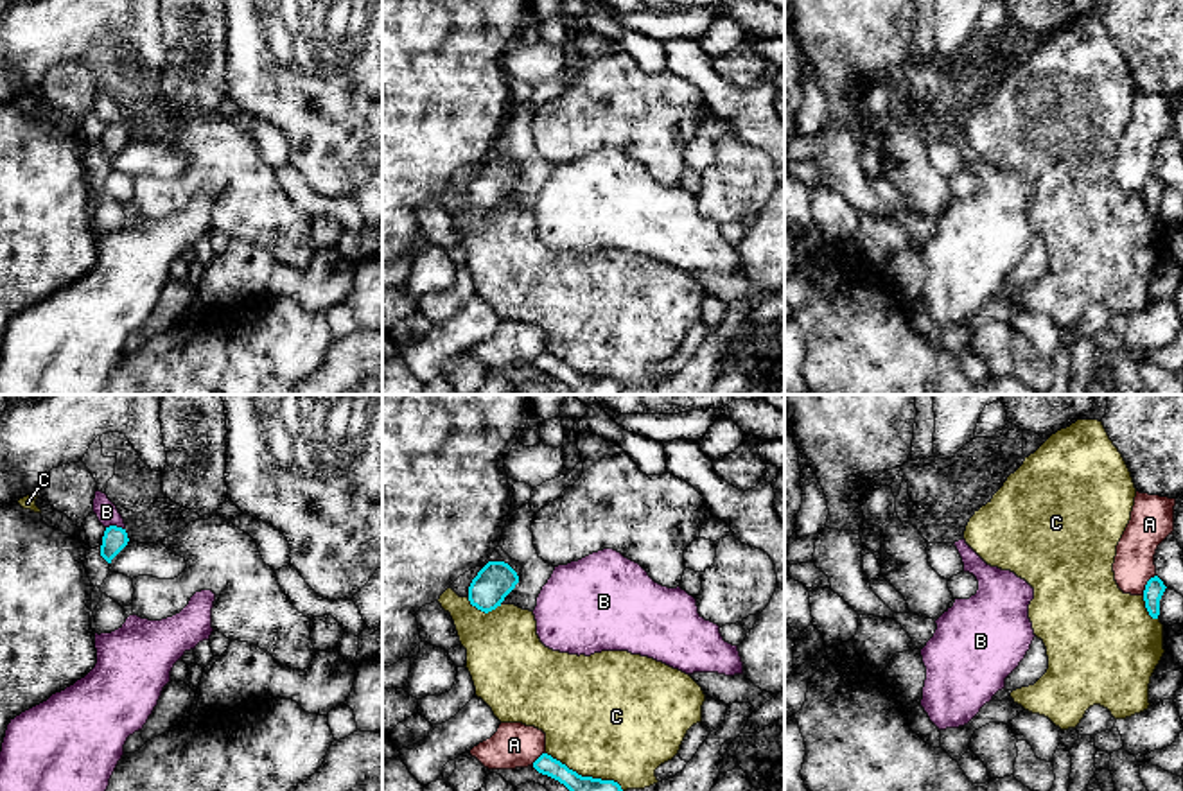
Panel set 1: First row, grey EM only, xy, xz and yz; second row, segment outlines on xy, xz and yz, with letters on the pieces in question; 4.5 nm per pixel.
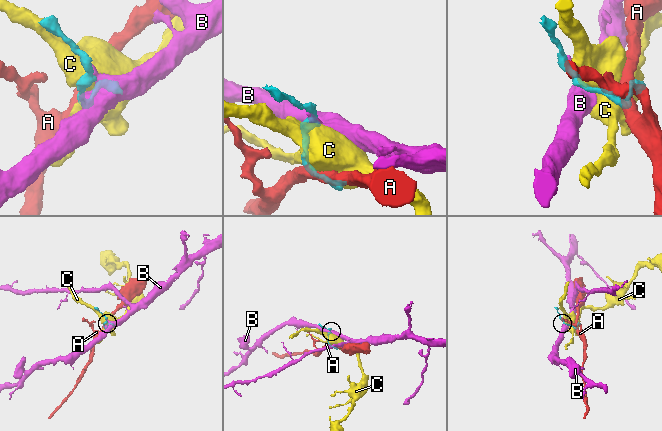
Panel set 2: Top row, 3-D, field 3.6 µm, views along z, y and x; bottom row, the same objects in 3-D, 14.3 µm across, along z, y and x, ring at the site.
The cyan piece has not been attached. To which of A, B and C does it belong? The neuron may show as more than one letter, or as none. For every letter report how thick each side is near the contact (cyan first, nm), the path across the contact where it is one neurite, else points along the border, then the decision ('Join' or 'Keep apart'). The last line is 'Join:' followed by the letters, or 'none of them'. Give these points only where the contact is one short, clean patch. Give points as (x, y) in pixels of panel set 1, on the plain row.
A: Thickness 90 nm (cyan) against 180 nm. Keep apart
B: Thickness 110 nm (cyan) against 100 nm. Boundary: xy (106, 124), (121, 124), (124, 128). Keep apart
C: Thickness 170 nm (cyan) against 360 nm. Keep apart
Join: none of them

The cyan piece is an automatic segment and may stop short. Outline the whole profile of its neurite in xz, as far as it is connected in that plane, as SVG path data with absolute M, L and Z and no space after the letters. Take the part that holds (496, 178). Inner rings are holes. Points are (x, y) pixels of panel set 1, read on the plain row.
M530 102L510 111L503 127L503 149L522 163L522 170L517 172L504 160L488 160L469 185L469 199L478 208L488 212L501 203L535 208L537 196L555 165L537 152L531 131L533 117Z

